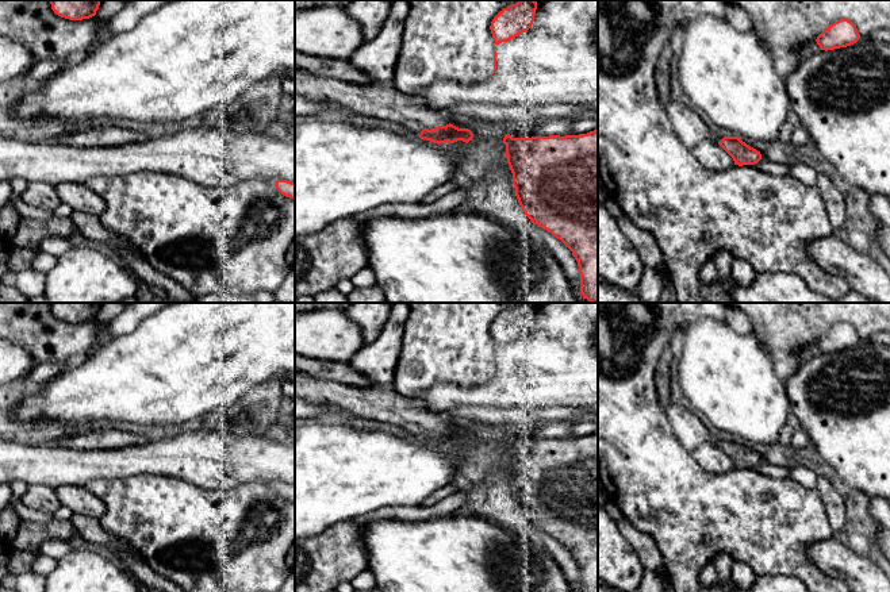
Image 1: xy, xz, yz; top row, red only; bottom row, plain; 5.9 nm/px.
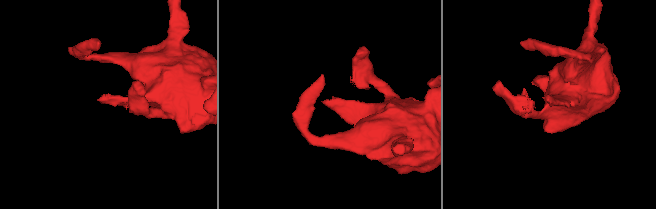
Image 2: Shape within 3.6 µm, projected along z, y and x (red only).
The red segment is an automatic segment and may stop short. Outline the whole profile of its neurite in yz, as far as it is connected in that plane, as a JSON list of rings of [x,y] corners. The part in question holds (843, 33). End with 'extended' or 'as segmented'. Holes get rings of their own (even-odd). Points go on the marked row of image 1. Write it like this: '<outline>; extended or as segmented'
[[[840,19],[825,28],[816,39],[821,50],[835,50],[856,43],[860,34],[856,26],[848,19]]]; as segmented

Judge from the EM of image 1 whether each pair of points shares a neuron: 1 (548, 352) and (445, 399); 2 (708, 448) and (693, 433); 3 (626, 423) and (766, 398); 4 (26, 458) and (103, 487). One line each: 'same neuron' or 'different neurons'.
1: same neuron
2: different neurons
3: different neurons
4: different neurons

